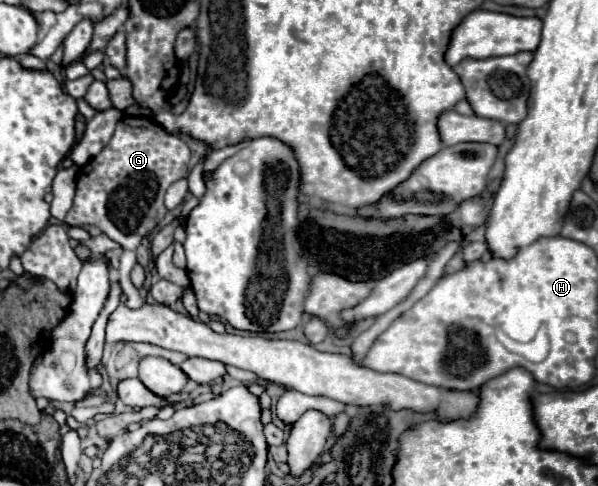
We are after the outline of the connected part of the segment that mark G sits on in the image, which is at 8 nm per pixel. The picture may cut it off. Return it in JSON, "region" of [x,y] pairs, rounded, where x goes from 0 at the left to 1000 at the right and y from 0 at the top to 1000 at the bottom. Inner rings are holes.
{"region":[[[209,239],[196,255],[186,292],[152,325],[129,362],[129,399],[109,457],[115,465],[156,461],[186,494],[202,502],[206,527],[199,547],[199,584],[212,609],[209,626],[216,634],[236,634],[242,626],[242,613],[236,613],[216,572],[219,551],[229,543],[229,506],[276,449],[279,432],[273,424],[273,403],[289,374],[316,362],[313,333],[316,305],[299,280],[276,272],[276,263],[256,243],[246,251],[236,239]]]}

